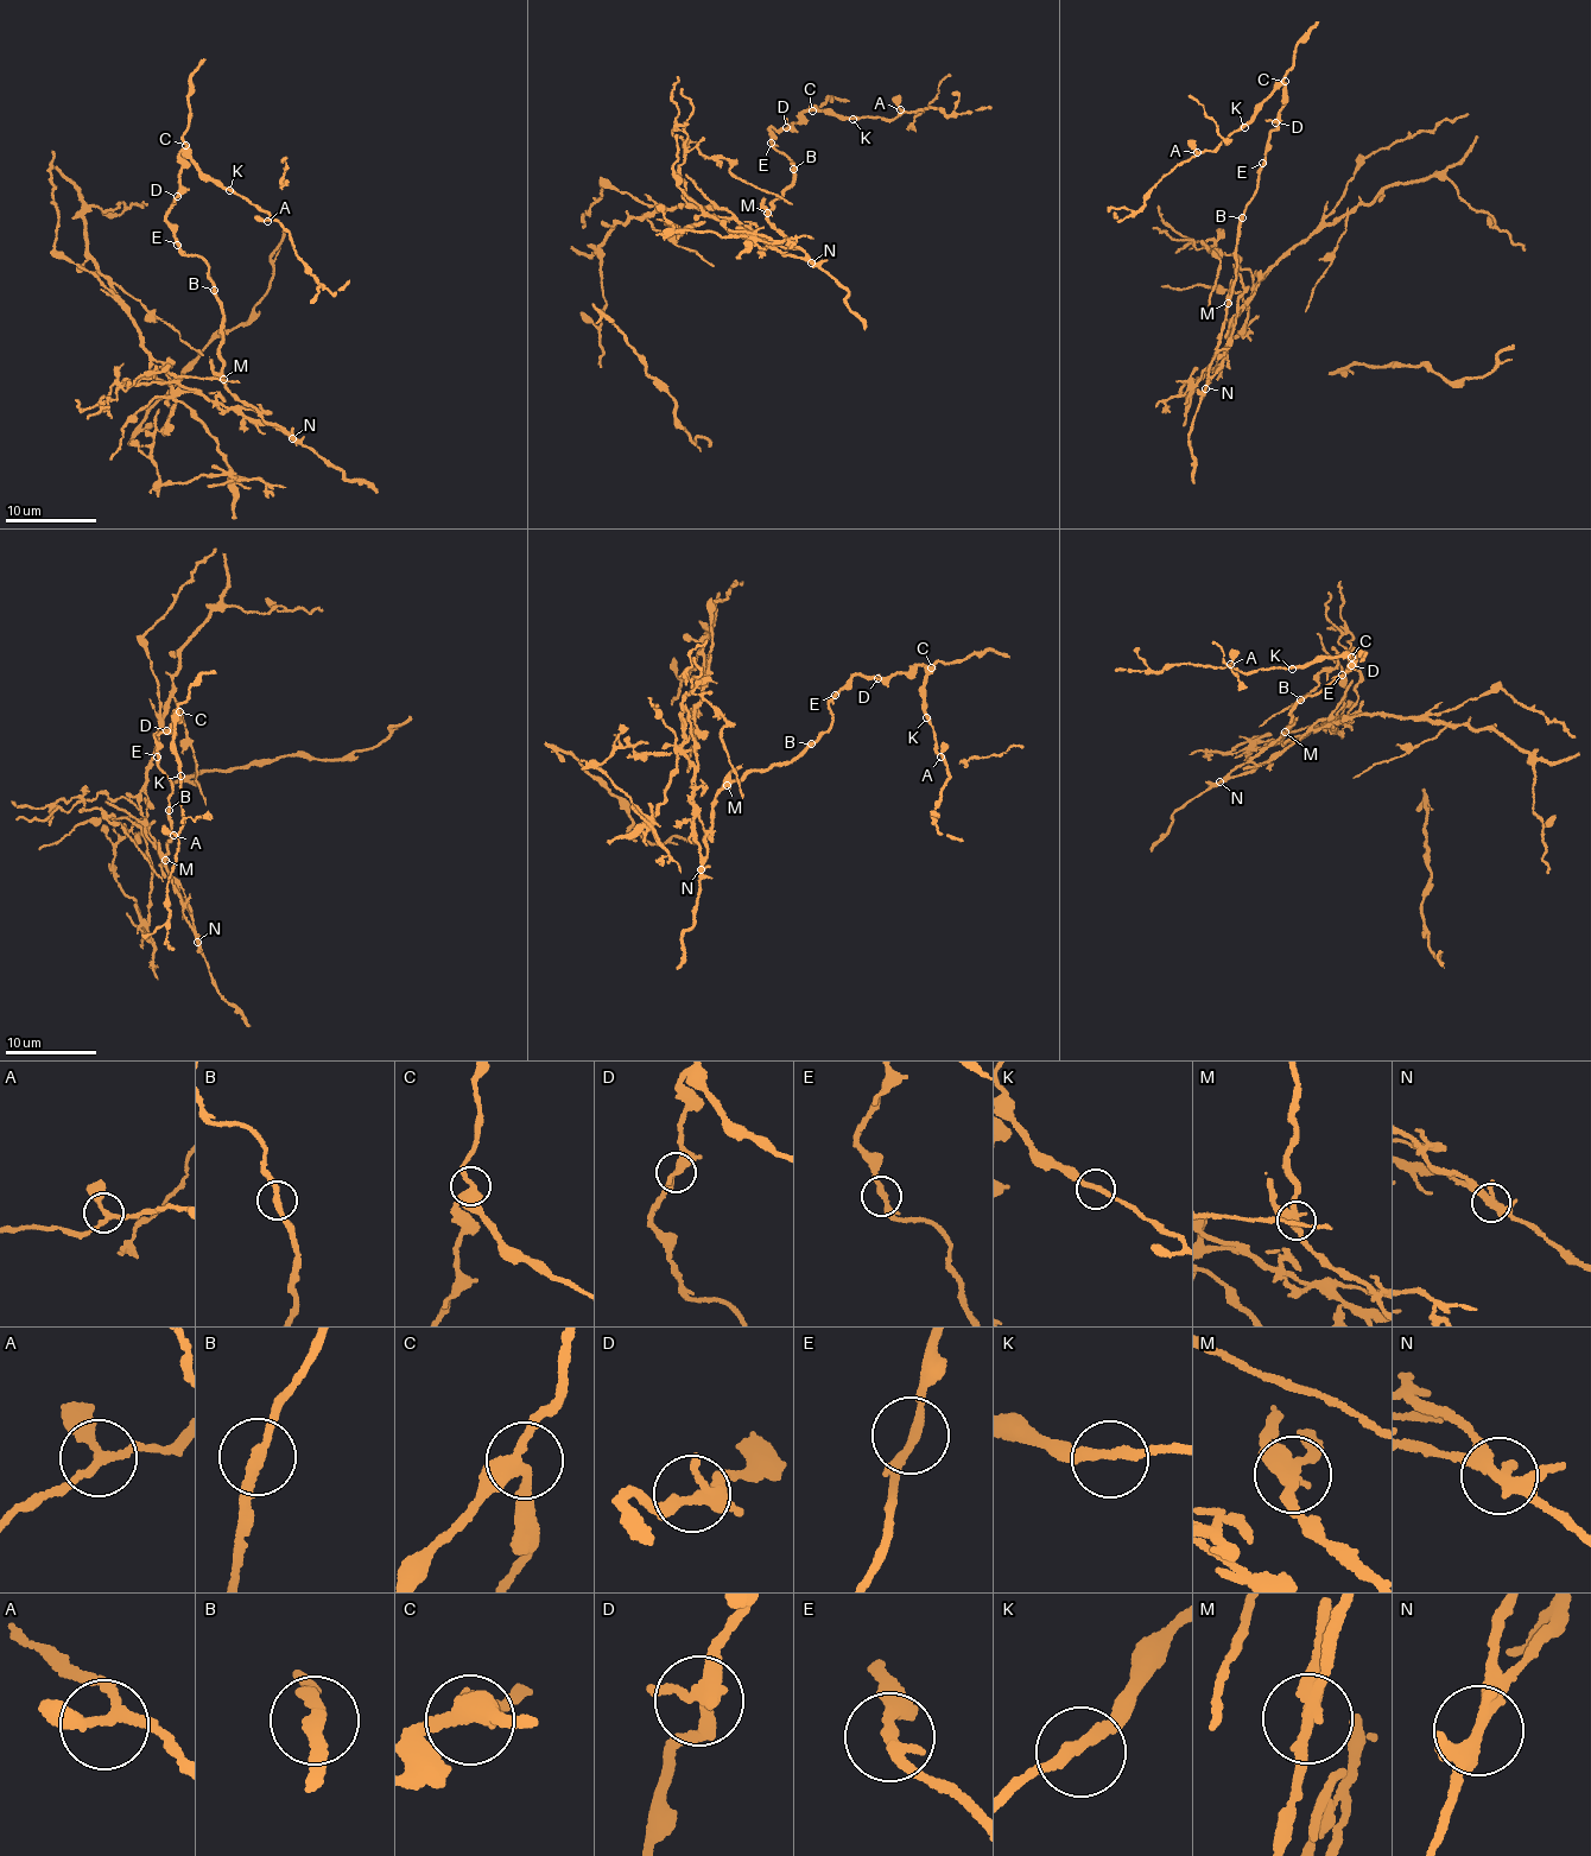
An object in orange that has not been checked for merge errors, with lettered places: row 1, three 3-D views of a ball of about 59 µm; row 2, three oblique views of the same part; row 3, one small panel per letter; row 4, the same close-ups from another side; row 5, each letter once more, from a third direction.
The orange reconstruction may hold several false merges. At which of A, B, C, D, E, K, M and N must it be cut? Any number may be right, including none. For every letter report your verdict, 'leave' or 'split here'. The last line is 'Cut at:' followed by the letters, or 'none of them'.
A: leave
B: split here
C: leave
D: leave
E: leave
K: leave
M: split here
N: split here
Cut at: B, M, N

